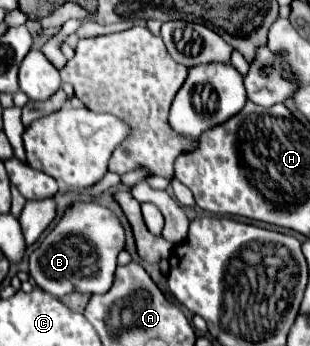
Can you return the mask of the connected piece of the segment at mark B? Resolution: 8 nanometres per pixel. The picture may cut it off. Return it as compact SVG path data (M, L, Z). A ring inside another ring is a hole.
M75 203L59 225L29 255L33 281L55 297L77 293L107 293L113 283L117 255L125 247L125 231L119 219L99 203Z

